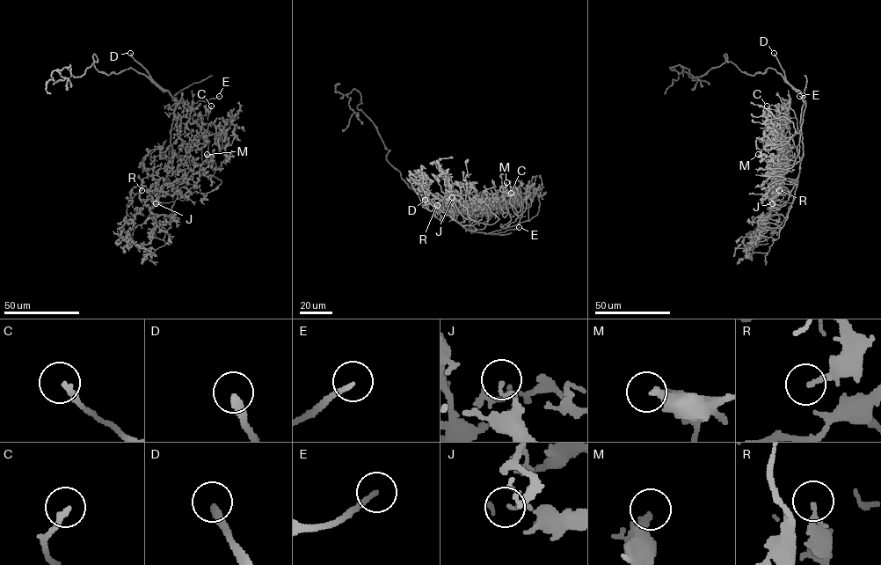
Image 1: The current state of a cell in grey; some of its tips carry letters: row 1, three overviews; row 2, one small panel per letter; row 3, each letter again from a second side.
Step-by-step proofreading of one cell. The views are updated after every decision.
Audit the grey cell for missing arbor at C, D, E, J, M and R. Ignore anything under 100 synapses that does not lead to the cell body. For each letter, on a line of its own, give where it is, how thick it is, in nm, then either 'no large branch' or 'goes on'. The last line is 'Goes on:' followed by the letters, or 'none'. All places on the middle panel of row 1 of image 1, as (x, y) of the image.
C: (511, 193) | 200 nm | no large branch
D: (425, 200) | 240 nm | goes on
E: (519, 227) | 180 nm | goes on
J: (452, 197) | 140 nm | no large branch
M: (506, 182) | 340 nm | no large branch
R: (437, 205) | 180 nm | no large branch
Goes on: D, E

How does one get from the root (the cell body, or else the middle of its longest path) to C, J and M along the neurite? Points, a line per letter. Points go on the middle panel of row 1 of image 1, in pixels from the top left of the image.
C: (455, 218), (473, 230), (469, 231), (483, 229), (487, 223), (484, 209), (500, 205), (505, 213), (511, 193)
J: (455, 218), (467, 229), (473, 230), (469, 228), (465, 231), (463, 226), (475, 221), (461, 215), (452, 197)
M: (455, 218), (476, 232), (504, 228), (500, 224), (511, 220), (506, 202), (513, 200), (506, 182)

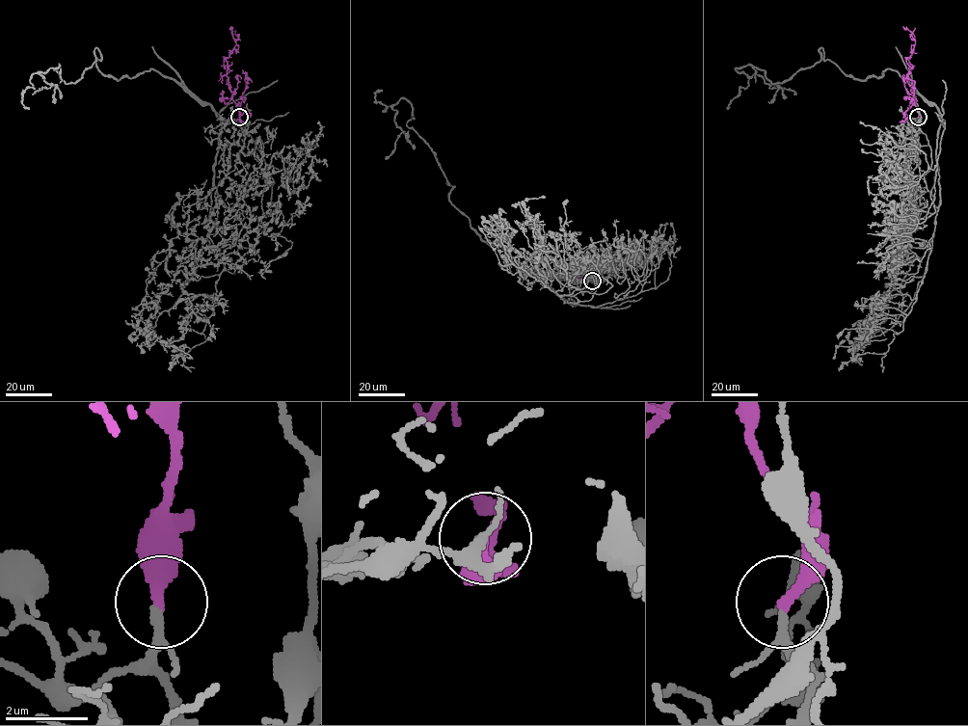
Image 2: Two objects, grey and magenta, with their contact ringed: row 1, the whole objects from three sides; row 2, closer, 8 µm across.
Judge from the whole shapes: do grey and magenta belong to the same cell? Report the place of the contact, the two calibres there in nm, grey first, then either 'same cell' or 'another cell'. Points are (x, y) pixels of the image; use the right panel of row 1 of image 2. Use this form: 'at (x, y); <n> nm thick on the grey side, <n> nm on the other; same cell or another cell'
at (918, 117); 150 nm thick on the grey side, 280 nm on the other; same cell

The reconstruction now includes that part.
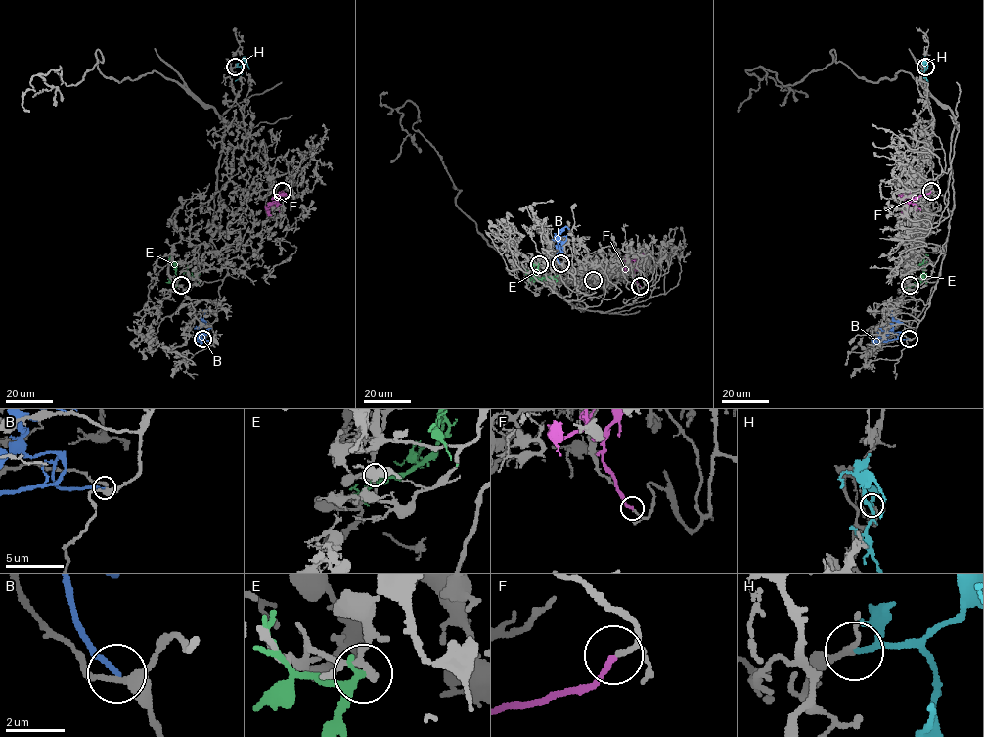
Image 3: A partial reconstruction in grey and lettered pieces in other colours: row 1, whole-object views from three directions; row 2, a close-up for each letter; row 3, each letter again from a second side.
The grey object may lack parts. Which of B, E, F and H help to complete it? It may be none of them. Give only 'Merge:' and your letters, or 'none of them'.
Merge: F, H

